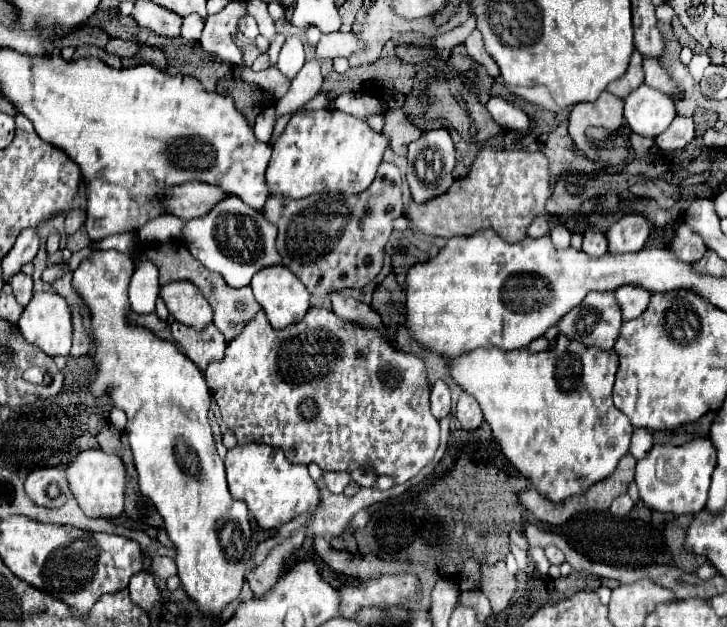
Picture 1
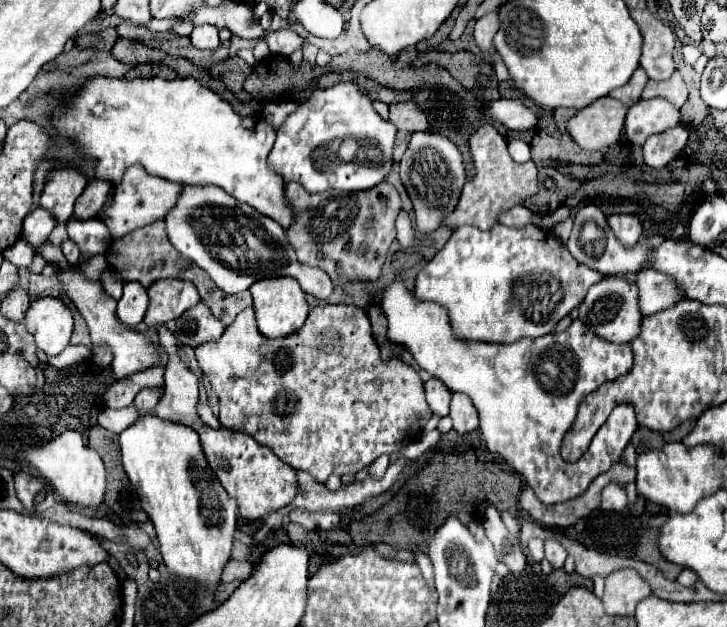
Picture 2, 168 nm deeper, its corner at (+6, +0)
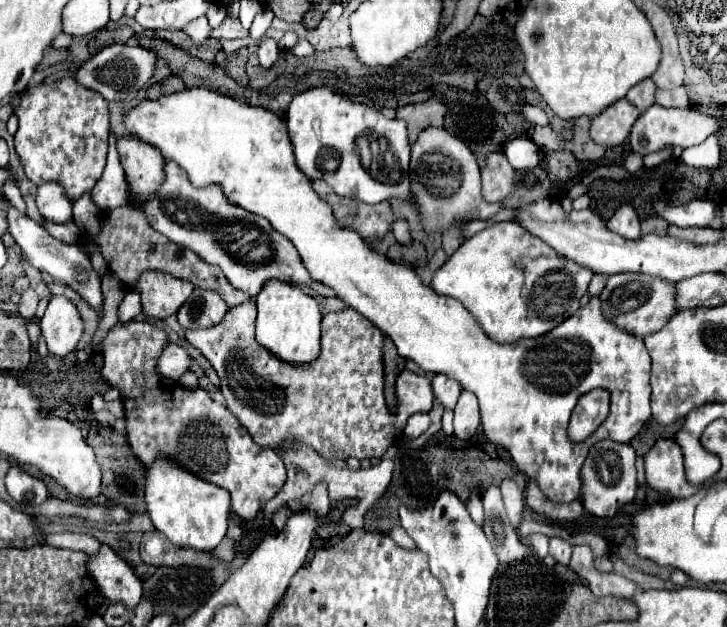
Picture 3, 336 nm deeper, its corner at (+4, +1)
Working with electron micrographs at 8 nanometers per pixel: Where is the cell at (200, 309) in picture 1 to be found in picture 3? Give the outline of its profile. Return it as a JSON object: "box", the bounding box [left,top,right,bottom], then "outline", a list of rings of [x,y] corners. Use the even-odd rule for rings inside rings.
{"box":[134,272,196,320],"outline":[[[144,272],[134,286],[134,290],[142,294],[144,316],[154,320],[164,320],[176,314],[178,308],[192,296],[194,288],[196,286],[192,286],[192,282],[172,278],[164,272]]]}

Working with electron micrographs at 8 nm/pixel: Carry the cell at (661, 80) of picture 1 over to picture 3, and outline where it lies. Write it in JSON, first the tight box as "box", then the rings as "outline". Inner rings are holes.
{"box":[654,86,688,108],"outline":[[[678,86],[672,90],[656,90],[654,100],[668,108],[684,108],[688,106],[688,92],[686,92],[686,86]]]}

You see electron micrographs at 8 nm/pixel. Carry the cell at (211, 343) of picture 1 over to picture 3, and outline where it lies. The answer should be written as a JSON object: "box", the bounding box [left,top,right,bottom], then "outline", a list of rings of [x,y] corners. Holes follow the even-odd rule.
{"box":[178,288,228,330],"outline":[[[196,288],[196,292],[178,310],[178,324],[182,330],[210,328],[220,324],[226,312],[228,306],[216,292]]]}

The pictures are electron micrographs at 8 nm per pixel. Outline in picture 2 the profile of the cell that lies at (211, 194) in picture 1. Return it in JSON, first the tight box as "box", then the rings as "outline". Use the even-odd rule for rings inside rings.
{"box":[98,165,182,237],"outline":[[[134,165],[134,167],[126,169],[122,181],[114,187],[110,207],[100,211],[98,219],[102,219],[102,223],[110,229],[112,237],[126,235],[126,233],[130,233],[130,231],[134,231],[134,229],[138,229],[142,225],[148,225],[148,223],[164,219],[164,215],[176,205],[180,189],[182,189],[180,183],[172,183],[172,181],[154,177],[154,175],[146,173],[142,169],[142,165]]]}

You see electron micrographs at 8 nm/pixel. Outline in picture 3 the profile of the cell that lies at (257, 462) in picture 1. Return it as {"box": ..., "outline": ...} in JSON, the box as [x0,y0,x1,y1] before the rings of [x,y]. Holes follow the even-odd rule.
{"box":[100,320,286,520],"outline":[[[132,320],[128,324],[116,324],[100,344],[104,358],[102,378],[122,390],[128,444],[144,466],[148,466],[158,452],[164,452],[186,464],[196,476],[200,474],[204,480],[226,488],[232,494],[232,510],[240,518],[252,520],[258,510],[282,490],[286,482],[284,462],[274,448],[256,444],[232,412],[214,402],[202,388],[190,392],[152,372],[154,358],[166,342],[168,338],[162,328]]]}

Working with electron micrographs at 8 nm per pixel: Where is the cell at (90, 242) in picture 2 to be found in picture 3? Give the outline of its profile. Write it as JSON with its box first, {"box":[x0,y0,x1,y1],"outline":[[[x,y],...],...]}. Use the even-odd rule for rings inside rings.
{"box":[36,182,72,224],"outline":[[[54,182],[42,184],[38,188],[36,204],[38,204],[42,218],[48,222],[66,224],[72,220],[72,204],[64,196],[64,190],[60,186],[56,186]]]}

